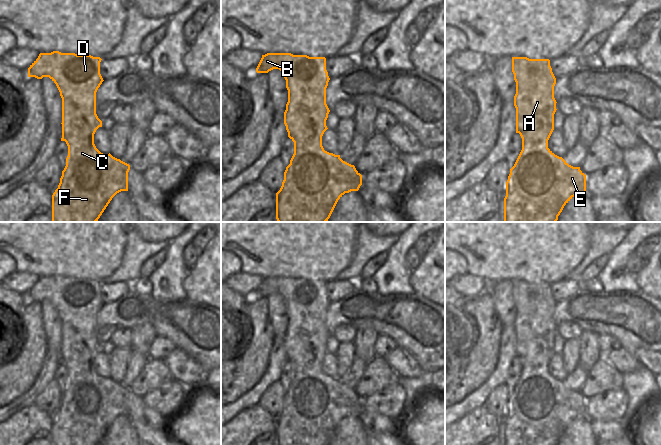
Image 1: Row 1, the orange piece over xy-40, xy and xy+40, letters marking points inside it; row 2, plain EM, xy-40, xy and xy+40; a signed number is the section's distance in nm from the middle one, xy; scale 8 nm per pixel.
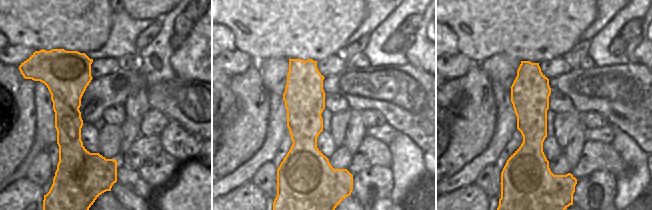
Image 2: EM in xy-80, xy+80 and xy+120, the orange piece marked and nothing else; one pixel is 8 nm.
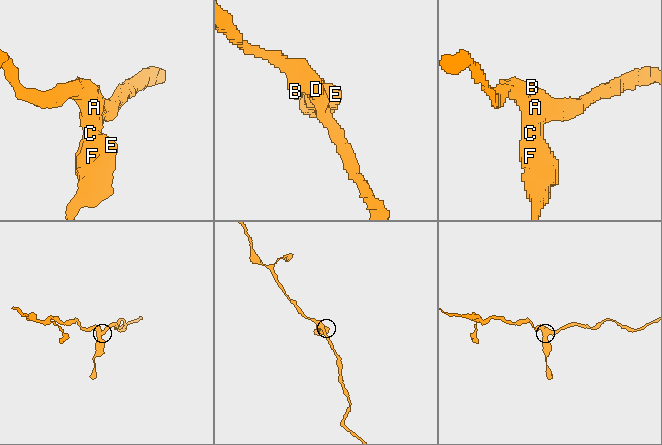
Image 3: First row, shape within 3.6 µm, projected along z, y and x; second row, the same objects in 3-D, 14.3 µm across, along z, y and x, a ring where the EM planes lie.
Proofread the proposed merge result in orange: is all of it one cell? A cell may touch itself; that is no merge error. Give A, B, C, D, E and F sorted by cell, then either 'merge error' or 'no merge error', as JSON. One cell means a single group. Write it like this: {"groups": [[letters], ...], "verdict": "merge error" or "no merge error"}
{"groups": [["A", "B", "C", "D", "E", "F"]], "verdict": "no merge error"}

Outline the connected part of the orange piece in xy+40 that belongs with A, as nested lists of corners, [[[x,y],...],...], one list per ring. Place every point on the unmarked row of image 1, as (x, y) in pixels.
[[[512,281],[512,296],[516,306],[514,330],[516,332],[516,357],[522,362],[522,374],[510,393],[506,406],[504,422],[504,445],[557,445],[564,430],[575,420],[586,417],[586,399],[580,391],[569,389],[562,381],[555,379],[548,372],[548,364],[554,354],[556,324],[554,310],[556,302],[549,283],[529,283]]]

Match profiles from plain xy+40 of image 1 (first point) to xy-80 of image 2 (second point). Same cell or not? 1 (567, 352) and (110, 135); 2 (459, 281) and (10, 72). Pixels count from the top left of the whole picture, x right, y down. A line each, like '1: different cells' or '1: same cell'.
1: same cell
2: different cells

